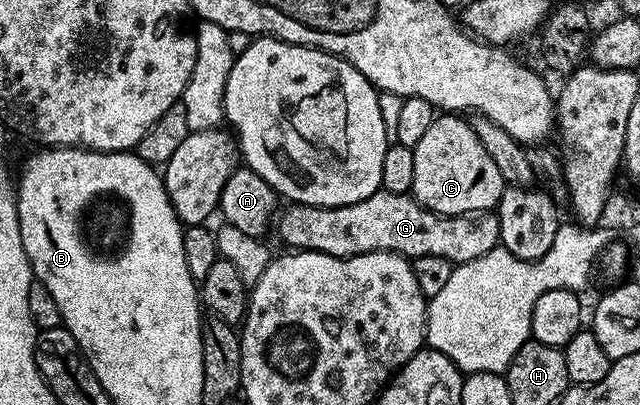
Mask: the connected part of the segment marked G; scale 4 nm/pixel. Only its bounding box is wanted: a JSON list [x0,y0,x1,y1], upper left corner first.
[274,191,501,263]

